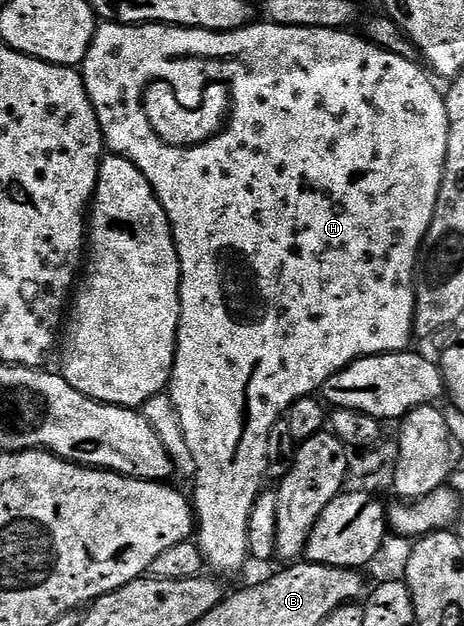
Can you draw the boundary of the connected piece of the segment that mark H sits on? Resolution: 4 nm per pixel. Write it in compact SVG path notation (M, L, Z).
M264 20L235 30L234 32L210 32L209 30L191 30L185 26L162 26L159 24L141 24L139 26L125 26L122 22L101 21L96 27L96 35L88 55L82 63L84 87L90 96L90 104L98 116L100 131L104 133L104 145L111 153L120 154L130 160L146 176L146 180L154 188L158 200L172 225L172 239L178 252L180 261L180 327L176 333L176 363L172 369L170 383L170 397L174 408L180 413L182 432L186 436L186 444L194 456L196 472L196 498L194 497L194 518L198 523L194 538L204 553L205 563L217 570L215 573L236 574L244 566L244 561L249 561L248 550L248 518L255 506L256 498L265 489L266 475L268 472L268 437L274 424L287 415L288 409L295 405L299 398L315 395L323 387L325 380L334 376L342 368L346 368L356 358L365 358L371 354L394 354L409 349L408 341L414 338L412 325L416 311L416 287L414 275L416 263L420 253L420 246L424 242L426 232L430 228L430 220L434 216L434 208L438 204L438 192L442 188L442 176L446 164L446 140L448 139L448 117L444 94L439 90L430 77L427 69L419 70L411 58L403 58L389 50L378 48L359 33L348 34L347 29L327 30L326 28L290 28L289 26L276 26Z

